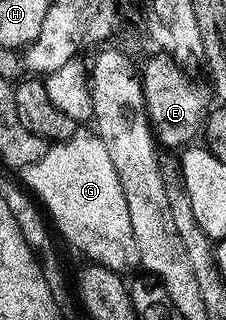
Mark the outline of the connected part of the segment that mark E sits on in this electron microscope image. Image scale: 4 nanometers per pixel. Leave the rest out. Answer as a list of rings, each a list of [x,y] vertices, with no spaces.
[[[156,50],[148,57],[147,64],[141,67],[141,82],[143,84],[143,103],[147,107],[147,117],[151,120],[151,129],[156,140],[160,144],[163,143],[167,147],[186,148],[188,145],[194,144],[200,138],[203,130],[203,122],[207,120],[207,112],[209,104],[207,104],[207,95],[209,99],[209,91],[206,86],[203,87],[199,83],[194,83],[189,76],[186,75],[184,68],[175,62],[163,50]]]

